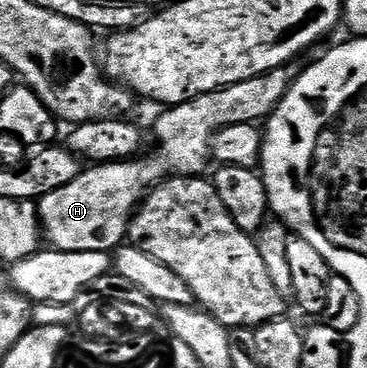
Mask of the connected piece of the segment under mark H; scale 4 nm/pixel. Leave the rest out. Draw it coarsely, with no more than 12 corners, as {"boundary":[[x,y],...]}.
{"boundary":[[294,66],[167,107],[156,151],[38,200],[57,251],[114,252],[152,187],[199,177],[221,129],[258,124]]}

